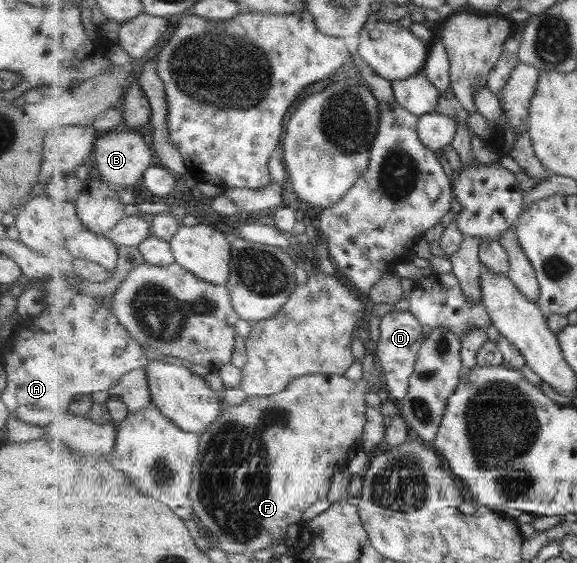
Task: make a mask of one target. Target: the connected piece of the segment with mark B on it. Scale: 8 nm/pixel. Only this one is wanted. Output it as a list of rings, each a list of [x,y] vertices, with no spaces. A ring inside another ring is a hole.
[[[120,127],[118,130],[98,136],[90,171],[95,172],[108,184],[118,188],[125,186],[125,184],[137,188],[137,182],[145,176],[146,170],[151,165],[153,165],[153,152],[149,150],[141,133]]]

